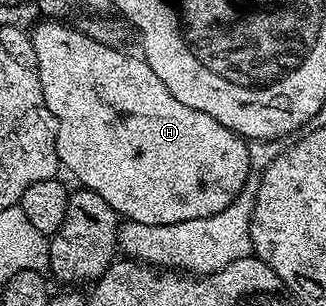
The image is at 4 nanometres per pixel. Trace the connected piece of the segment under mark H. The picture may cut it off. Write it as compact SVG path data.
M45 18L31 28L30 34L34 41L34 51L38 53L38 61L34 68L36 75L42 81L42 97L46 97L46 105L56 119L56 148L60 158L61 168L69 171L77 179L81 188L98 193L106 205L115 209L117 215L130 223L142 225L174 225L178 221L194 221L198 217L214 217L214 213L222 213L226 205L230 205L239 197L241 191L249 186L248 171L253 170L252 158L248 156L248 143L241 139L222 121L214 121L210 113L202 113L198 109L190 109L190 105L182 105L162 81L158 81L158 73L150 69L150 65L139 54L127 55L124 49L111 43L99 43L91 39L87 30L75 31L64 23L55 23L54 20Z

